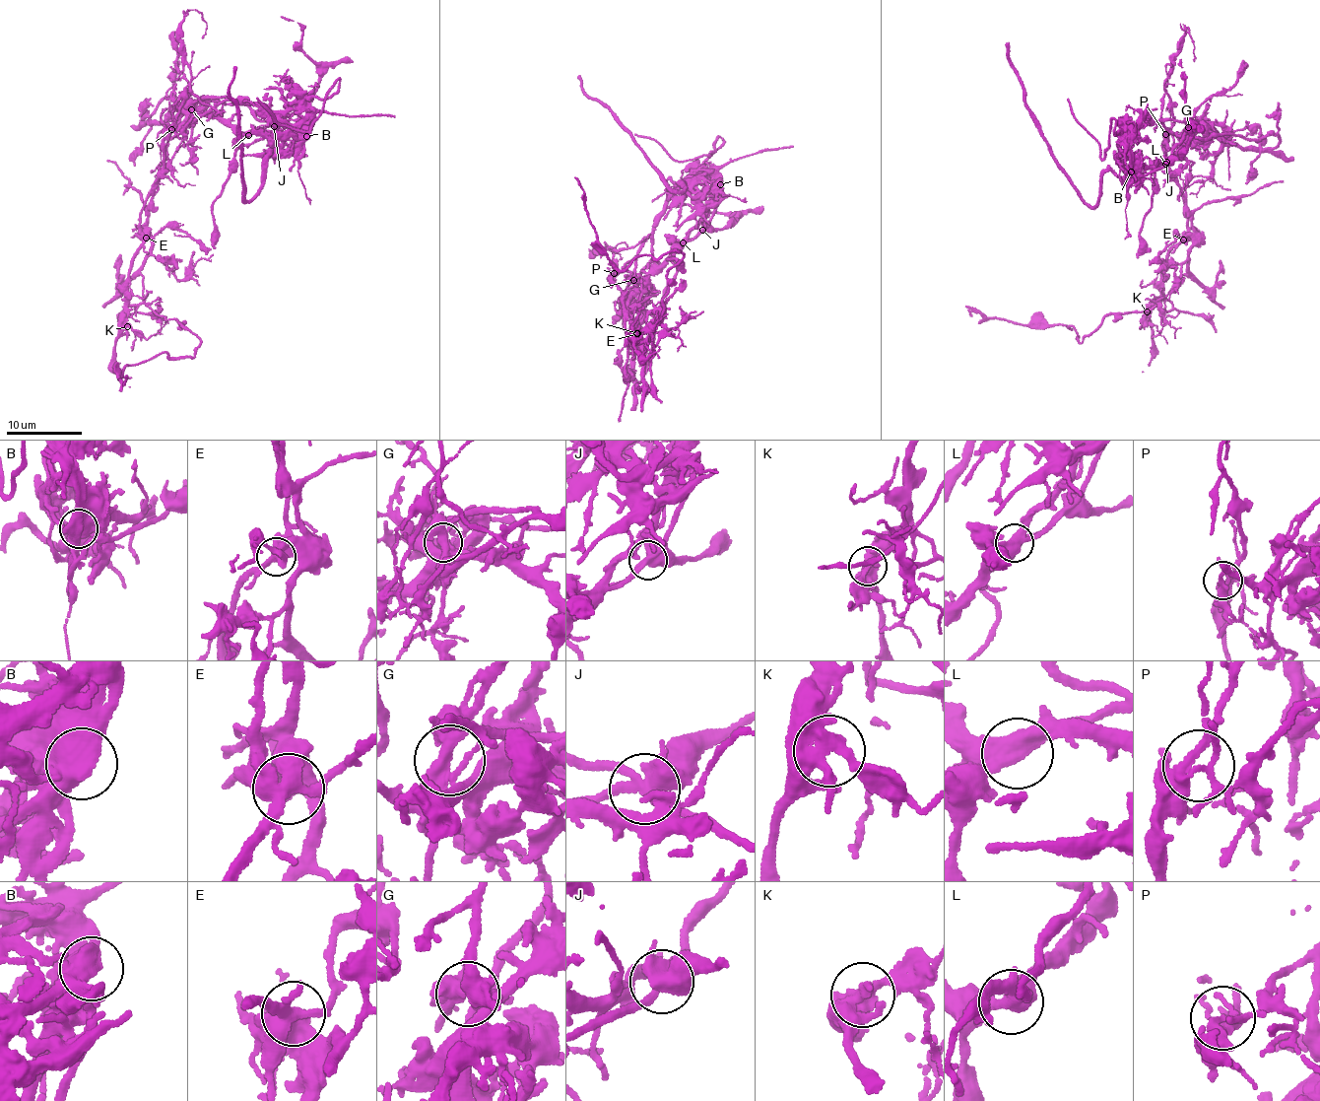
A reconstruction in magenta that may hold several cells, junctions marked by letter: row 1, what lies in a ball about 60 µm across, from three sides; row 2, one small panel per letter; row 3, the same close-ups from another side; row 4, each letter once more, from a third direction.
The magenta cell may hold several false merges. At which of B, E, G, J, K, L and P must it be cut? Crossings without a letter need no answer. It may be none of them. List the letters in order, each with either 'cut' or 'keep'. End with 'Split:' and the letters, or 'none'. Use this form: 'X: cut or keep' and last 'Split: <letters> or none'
B: cut
E: keep
G: cut
J: cut
K: keep
L: cut
P: cut
Split: B, G, J, L, P

